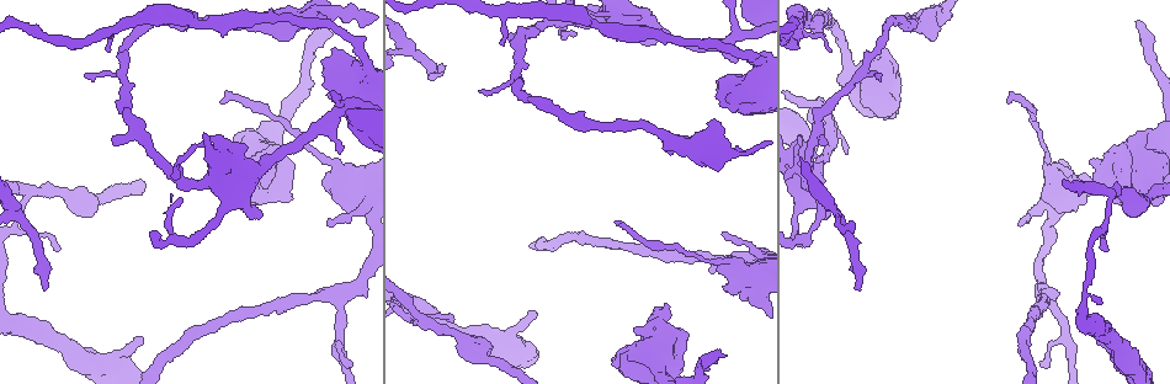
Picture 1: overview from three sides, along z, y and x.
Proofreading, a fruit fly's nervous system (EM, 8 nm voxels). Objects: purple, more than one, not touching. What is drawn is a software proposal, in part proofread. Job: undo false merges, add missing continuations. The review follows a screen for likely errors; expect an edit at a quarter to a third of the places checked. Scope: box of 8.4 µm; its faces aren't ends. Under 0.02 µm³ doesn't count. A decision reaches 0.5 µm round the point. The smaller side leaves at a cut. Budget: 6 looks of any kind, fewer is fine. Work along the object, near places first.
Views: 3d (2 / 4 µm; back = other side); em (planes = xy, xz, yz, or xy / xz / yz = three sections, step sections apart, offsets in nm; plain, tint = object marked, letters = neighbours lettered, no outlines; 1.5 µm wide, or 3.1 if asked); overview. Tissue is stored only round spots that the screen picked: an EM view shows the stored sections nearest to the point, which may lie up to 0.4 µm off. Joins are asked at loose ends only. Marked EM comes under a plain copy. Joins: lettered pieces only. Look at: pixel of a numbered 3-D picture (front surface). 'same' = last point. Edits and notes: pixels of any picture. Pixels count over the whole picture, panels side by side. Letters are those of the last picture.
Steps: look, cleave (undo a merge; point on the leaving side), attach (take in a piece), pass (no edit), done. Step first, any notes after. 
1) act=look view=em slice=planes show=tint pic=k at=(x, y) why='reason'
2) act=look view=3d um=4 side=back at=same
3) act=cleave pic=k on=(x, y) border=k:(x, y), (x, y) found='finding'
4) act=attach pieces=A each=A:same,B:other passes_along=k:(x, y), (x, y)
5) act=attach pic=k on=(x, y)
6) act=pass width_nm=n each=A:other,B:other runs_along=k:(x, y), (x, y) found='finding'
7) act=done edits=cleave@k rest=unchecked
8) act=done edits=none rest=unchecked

act=look view=em slice=planes show=letters pic=1 at=(719, 352) why='an open end'

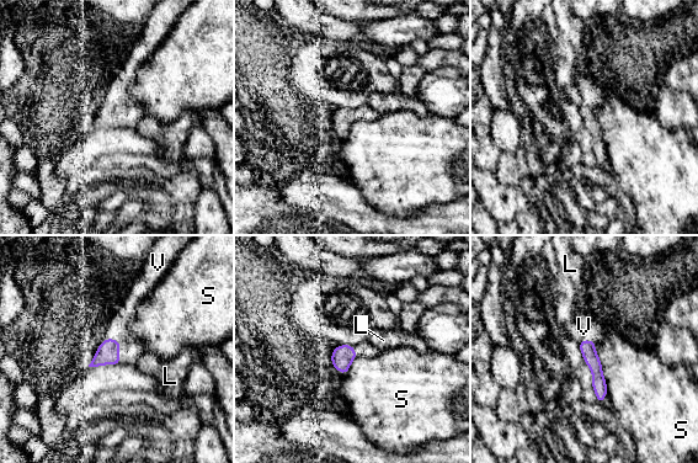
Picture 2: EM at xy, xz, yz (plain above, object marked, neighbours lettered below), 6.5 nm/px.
act=attach pieces=V width_nm=100 each=L:other,S:other,V:same passes_along=2:(107, 354), (120, 345), (118, 328) found='the neuron continues'

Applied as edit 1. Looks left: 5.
act=look view=em slice=xz step=4 show=tint pic=1 at=(1109, 196) why='branch point'

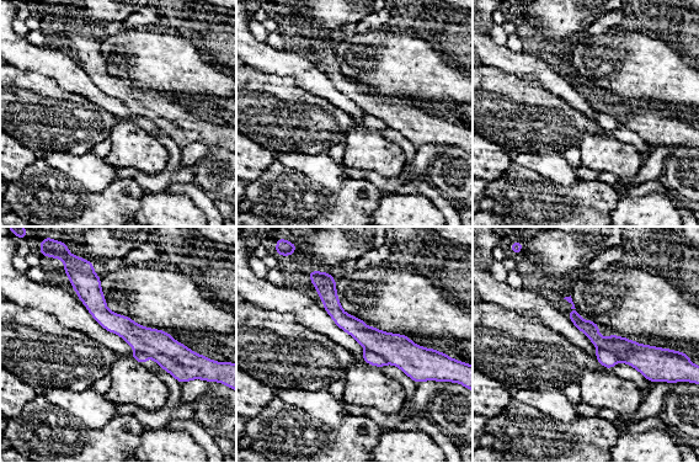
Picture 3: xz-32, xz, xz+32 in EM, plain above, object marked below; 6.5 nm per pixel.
act=look view=em slice=planes show=tint at=same

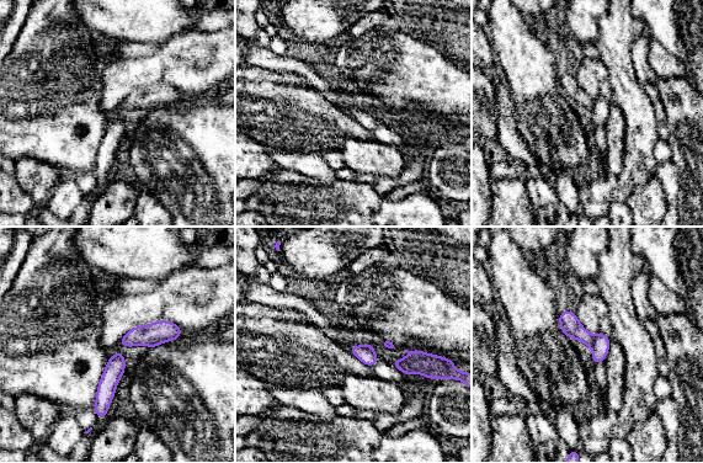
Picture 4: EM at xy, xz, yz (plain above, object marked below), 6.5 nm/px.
act=look view=em slice=planes show=letters at=same

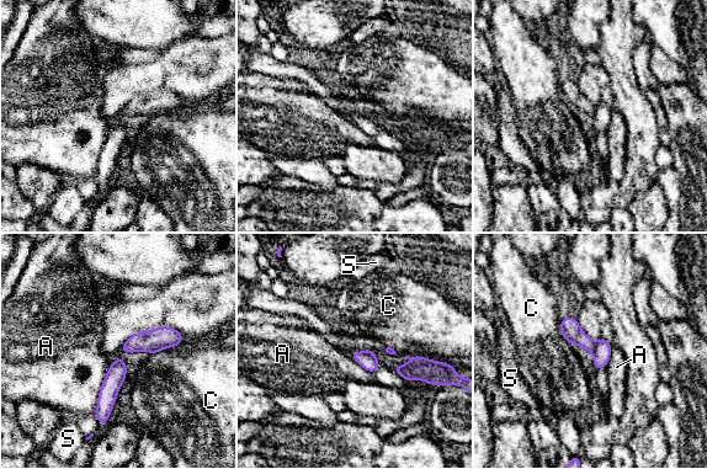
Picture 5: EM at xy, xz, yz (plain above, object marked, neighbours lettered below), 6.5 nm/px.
act=cleave pic=5 on=(572, 331) each=A:other,C:other,S:other border=5:(597, 342), (593, 353) found='a second neuron is stuck on'

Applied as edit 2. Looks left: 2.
act=done edits=attach@2,cleave@5 rest=unchecked

